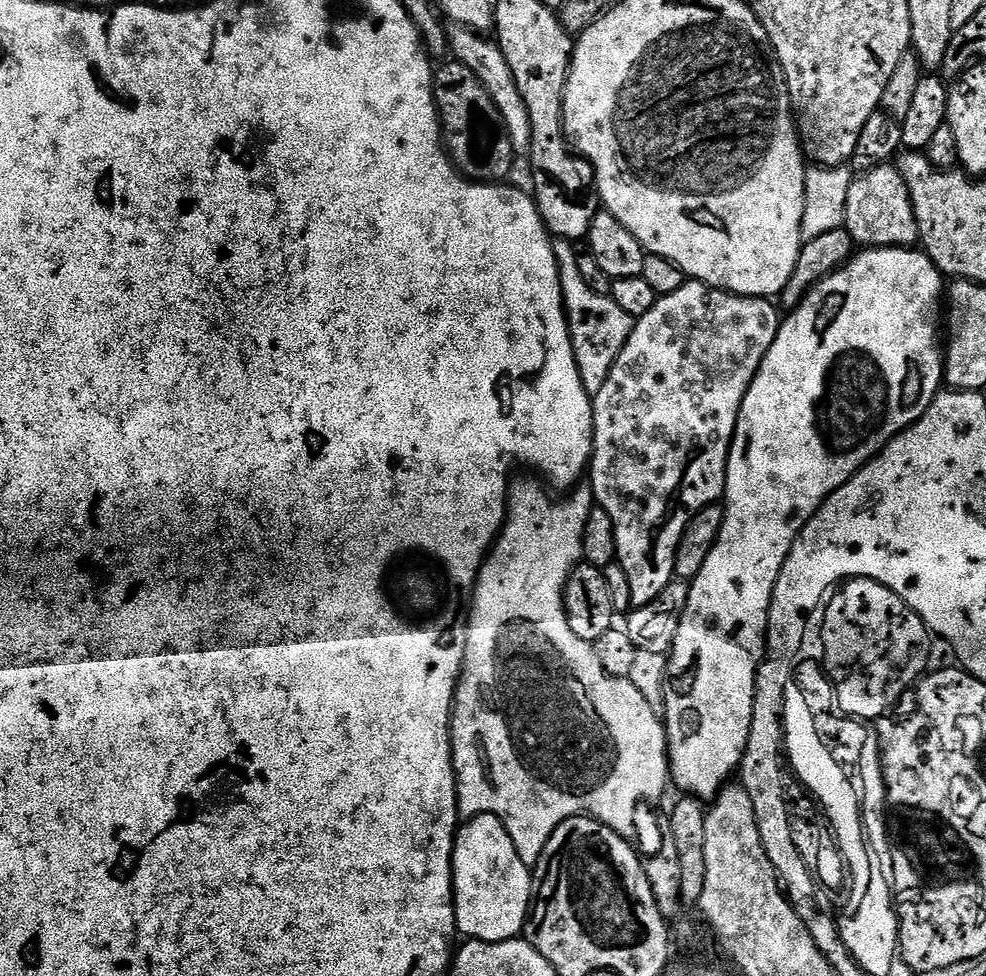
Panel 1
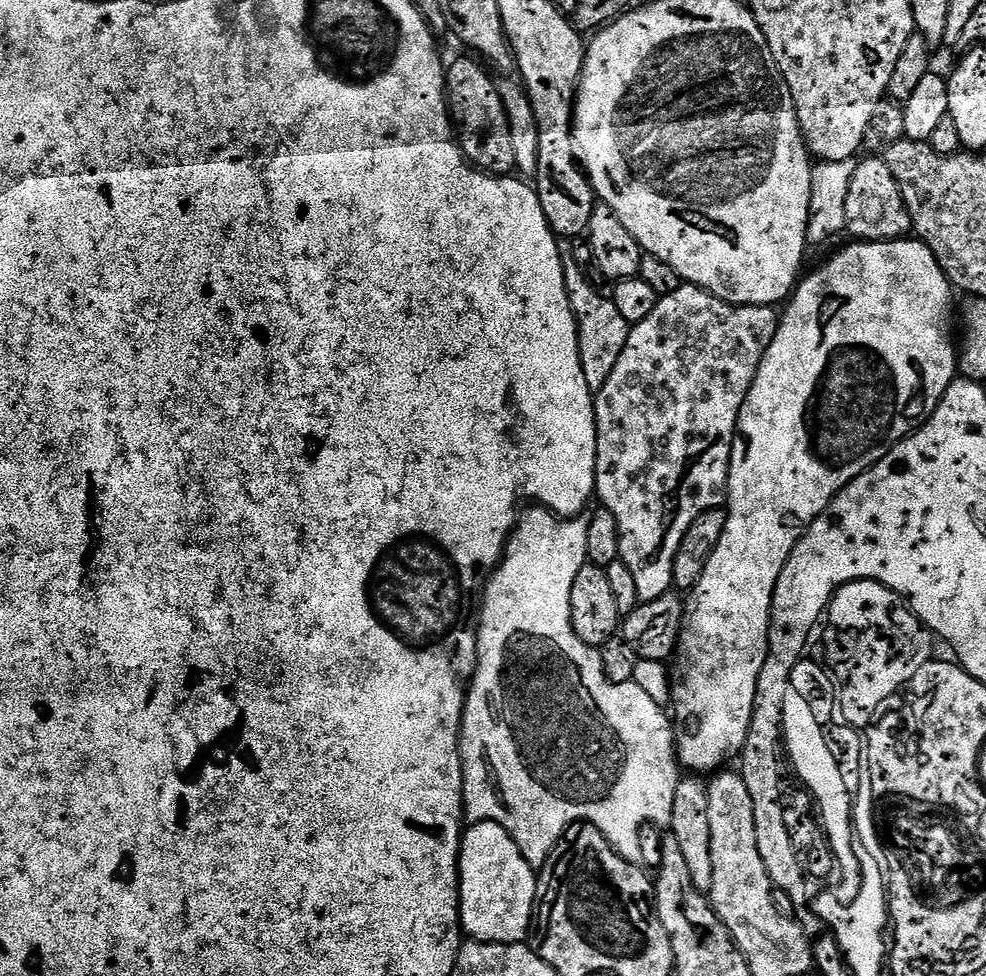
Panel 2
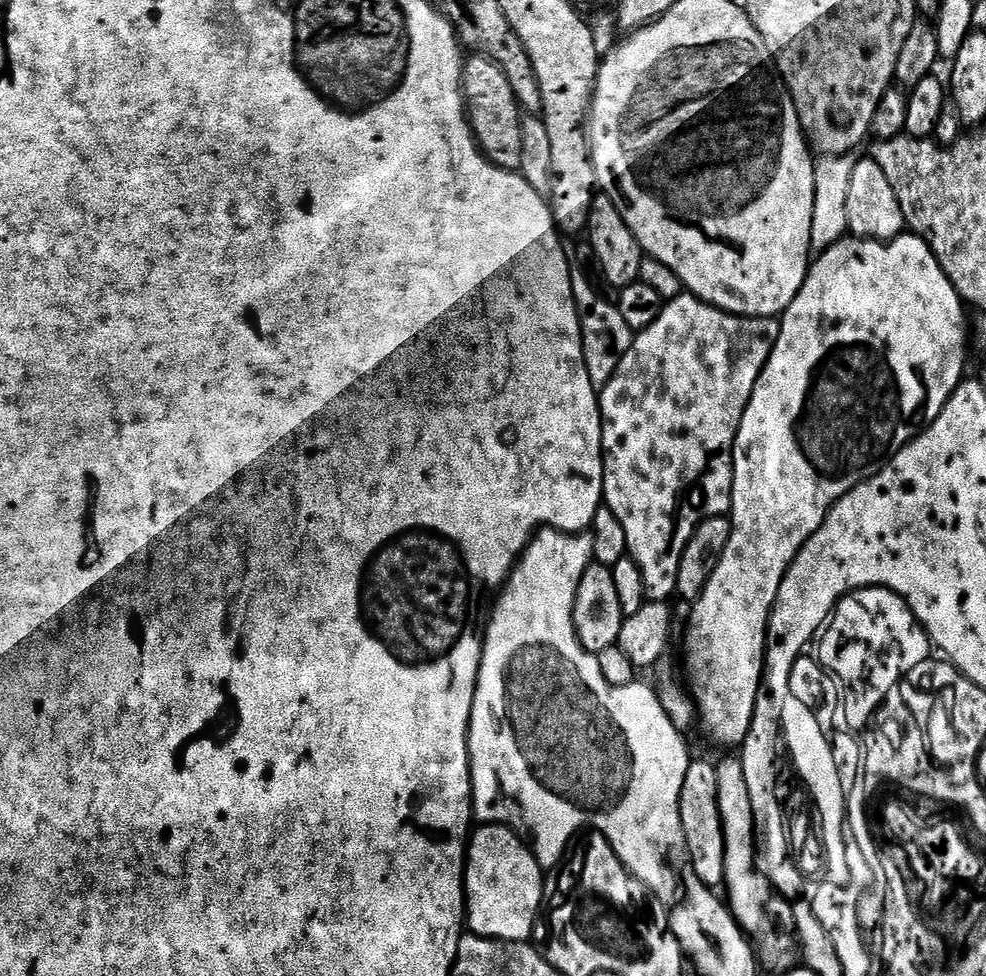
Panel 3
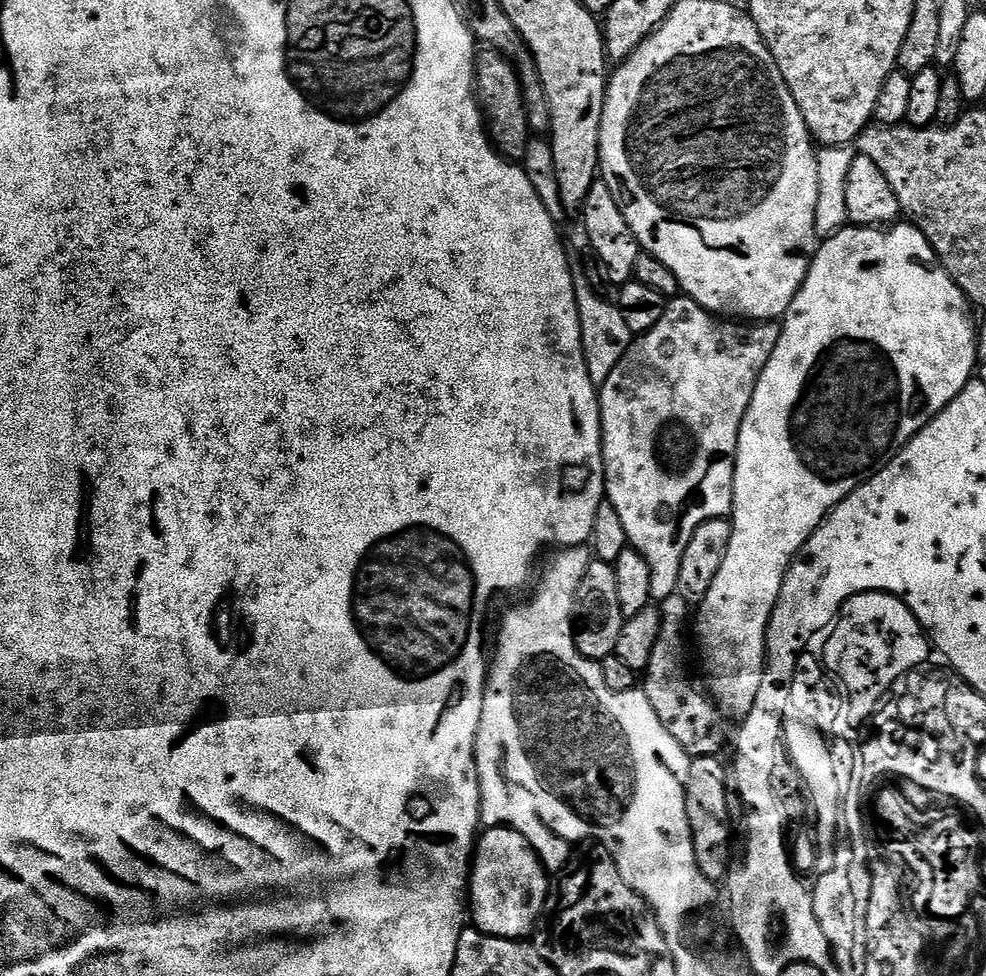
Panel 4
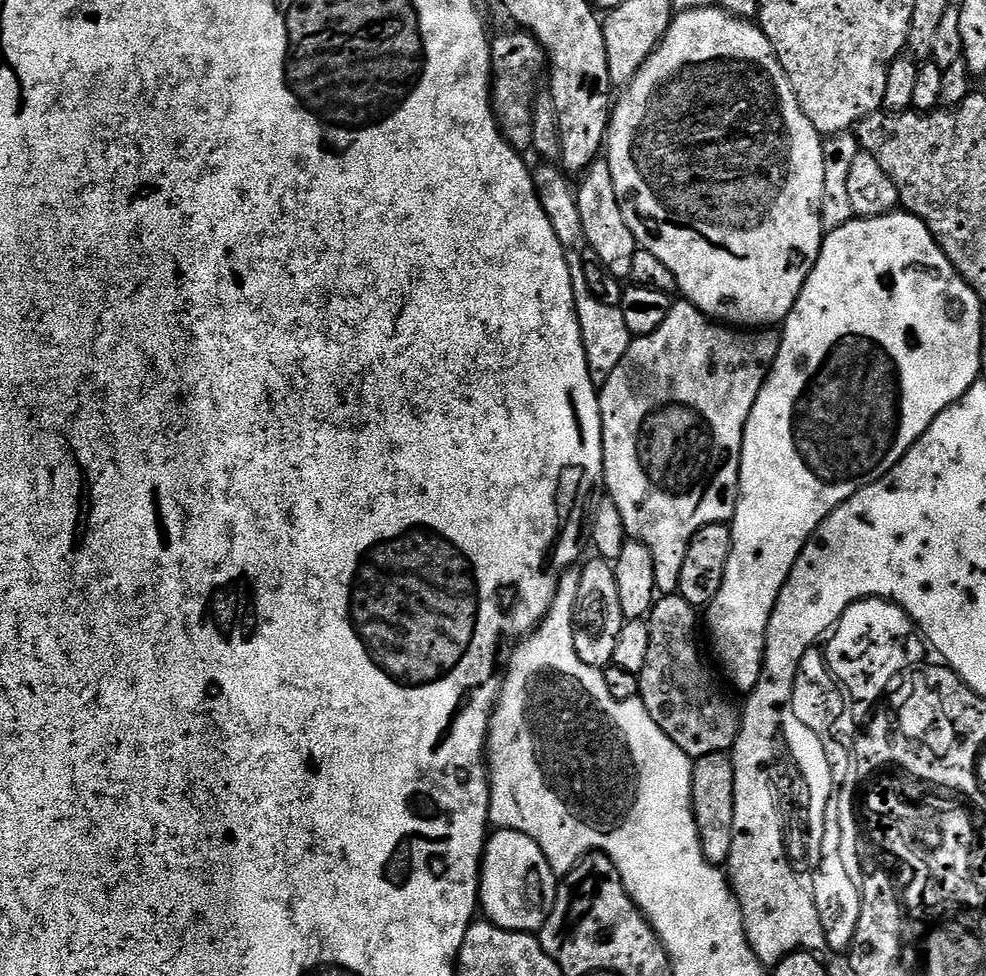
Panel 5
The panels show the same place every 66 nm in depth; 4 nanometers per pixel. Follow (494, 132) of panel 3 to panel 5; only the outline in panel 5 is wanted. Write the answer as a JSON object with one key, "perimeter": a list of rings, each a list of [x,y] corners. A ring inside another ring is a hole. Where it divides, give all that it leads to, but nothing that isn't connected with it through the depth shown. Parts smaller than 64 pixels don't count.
{"perimeter":[[[515,30],[504,32],[492,40],[492,79],[490,81],[490,103],[496,115],[496,124],[508,145],[521,154],[532,152],[532,101],[538,91],[536,72],[545,71],[544,47],[531,32]]]}

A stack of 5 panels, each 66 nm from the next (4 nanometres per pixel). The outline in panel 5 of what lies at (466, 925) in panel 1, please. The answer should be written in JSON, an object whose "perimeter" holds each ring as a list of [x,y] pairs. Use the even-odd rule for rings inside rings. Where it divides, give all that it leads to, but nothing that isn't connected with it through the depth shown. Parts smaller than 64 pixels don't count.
{"perimeter":[[[506,830],[493,831],[484,846],[484,858],[480,861],[480,899],[478,901],[487,919],[499,928],[511,932],[539,933],[543,928],[550,910],[554,906],[558,877],[550,870],[550,862],[546,862],[546,854],[538,850],[538,842],[521,832]]]}

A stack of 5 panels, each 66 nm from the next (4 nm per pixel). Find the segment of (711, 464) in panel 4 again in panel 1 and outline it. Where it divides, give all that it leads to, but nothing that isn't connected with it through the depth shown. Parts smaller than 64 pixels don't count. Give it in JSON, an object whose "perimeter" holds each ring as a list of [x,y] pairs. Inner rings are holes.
{"perimeter":[[[686,282],[678,290],[674,290],[674,294],[659,297],[653,308],[635,321],[629,340],[618,354],[602,390],[595,394],[592,401],[590,487],[595,503],[602,510],[606,510],[606,514],[610,514],[610,522],[614,522],[616,527],[616,559],[622,570],[626,570],[633,608],[641,608],[646,606],[646,602],[654,602],[654,598],[658,598],[658,594],[662,594],[662,590],[666,590],[666,586],[672,583],[676,575],[676,547],[693,514],[706,506],[723,501],[728,477],[728,451],[736,433],[740,407],[746,398],[746,390],[750,390],[750,382],[754,382],[762,366],[762,358],[766,358],[778,334],[781,323],[781,309],[771,299],[763,296],[735,296],[733,292],[723,292],[708,284]]]}

